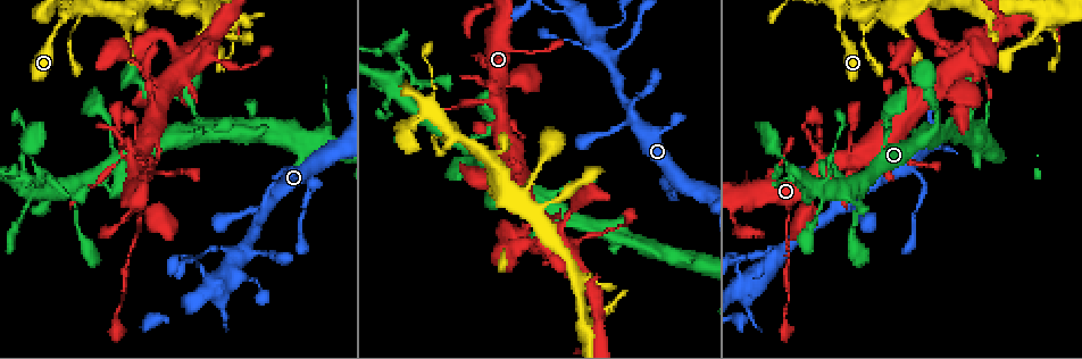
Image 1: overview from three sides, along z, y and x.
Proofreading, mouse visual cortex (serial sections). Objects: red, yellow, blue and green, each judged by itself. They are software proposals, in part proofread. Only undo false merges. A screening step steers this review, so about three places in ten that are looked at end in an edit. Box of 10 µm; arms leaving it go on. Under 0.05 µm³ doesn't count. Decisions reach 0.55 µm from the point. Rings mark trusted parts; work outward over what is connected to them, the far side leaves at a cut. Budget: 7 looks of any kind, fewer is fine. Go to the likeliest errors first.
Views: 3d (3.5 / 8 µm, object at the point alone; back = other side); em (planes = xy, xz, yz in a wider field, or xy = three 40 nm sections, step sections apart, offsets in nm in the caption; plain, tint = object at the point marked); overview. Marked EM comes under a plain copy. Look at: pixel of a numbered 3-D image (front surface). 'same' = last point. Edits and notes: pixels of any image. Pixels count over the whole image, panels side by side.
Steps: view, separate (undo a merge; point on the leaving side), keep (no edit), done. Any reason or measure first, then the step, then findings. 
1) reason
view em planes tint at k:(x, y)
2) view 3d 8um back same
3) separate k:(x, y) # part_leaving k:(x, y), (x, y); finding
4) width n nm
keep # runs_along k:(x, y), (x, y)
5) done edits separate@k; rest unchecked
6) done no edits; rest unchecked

view 3d 3.5um at 1:(786, 228)

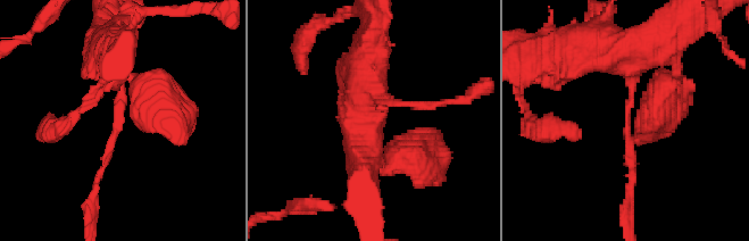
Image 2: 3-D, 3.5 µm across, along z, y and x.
arm_widths 100, 250 nm; need the tissue
view em xy step 2 tint at 2:(118, 125)

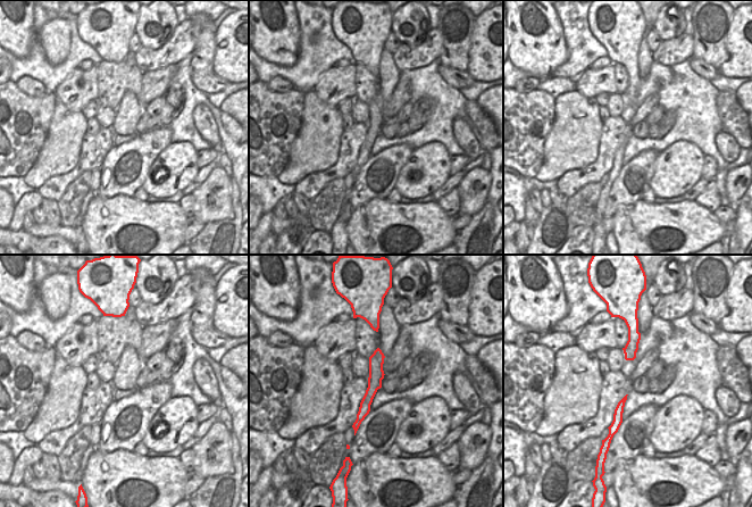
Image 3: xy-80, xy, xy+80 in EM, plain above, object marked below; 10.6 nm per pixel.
separate 2:(626, 132) # border 3:(628, 338), (638, 340); two cells meet here

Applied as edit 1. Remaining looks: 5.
narrows sharply
view 3d 8um at 1:(54, 26)

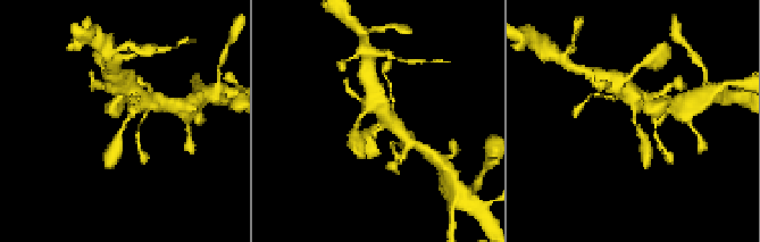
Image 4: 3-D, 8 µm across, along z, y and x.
arm_widths 300, 350 nm; shape alone is not enough
view em planes tint same

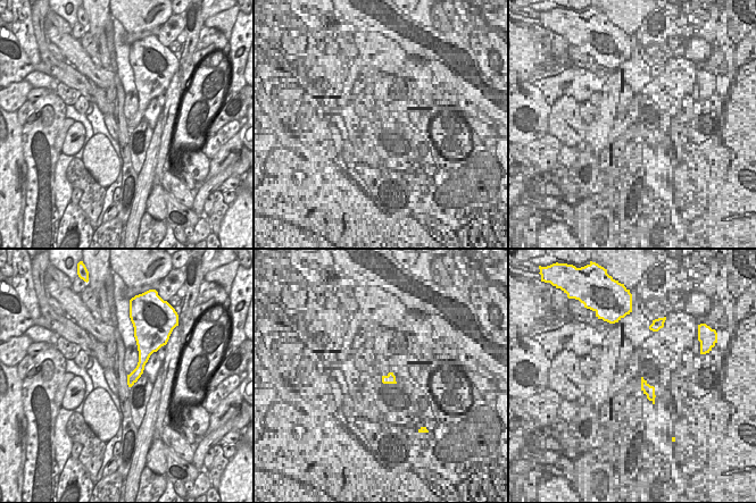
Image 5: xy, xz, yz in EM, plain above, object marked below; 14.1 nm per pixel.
keep # runs_along 4:(115, 151), (125, 120), (145, 99); continuous, no second cell

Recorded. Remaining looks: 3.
view overview

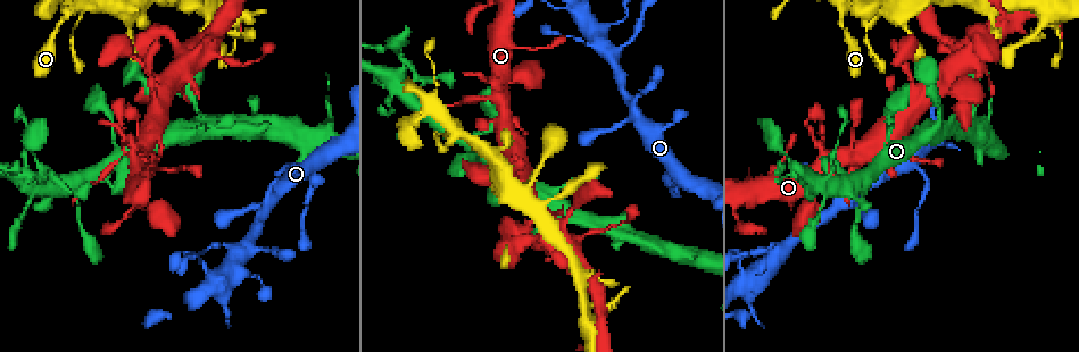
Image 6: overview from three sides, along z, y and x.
view 3d 8um at 6:(123, 150)

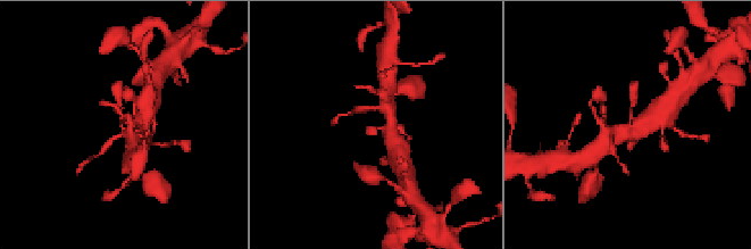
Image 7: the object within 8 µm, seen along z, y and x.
arms 3; arm_widths 150, 400, 500 nm
view em xy step 5 tint same

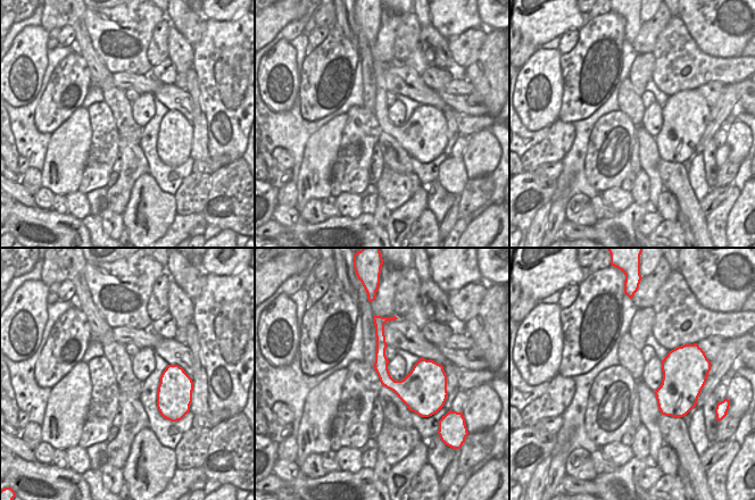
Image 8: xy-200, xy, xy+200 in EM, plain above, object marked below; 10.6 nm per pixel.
keep # one cell here

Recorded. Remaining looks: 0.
done edits separate@2; rest unchecked

